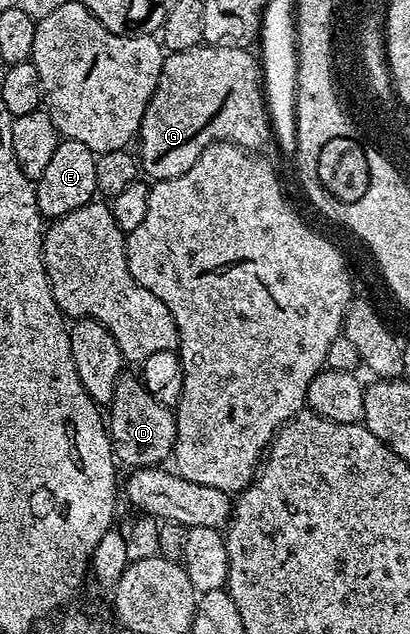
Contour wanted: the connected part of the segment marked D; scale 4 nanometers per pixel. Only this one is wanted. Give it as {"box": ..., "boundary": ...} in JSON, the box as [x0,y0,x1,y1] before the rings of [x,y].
{"box":[105,371,177,470],"boundary":[[[131,371],[124,372],[113,387],[113,399],[105,413],[107,435],[111,438],[111,452],[120,466],[131,465],[132,470],[159,467],[172,456],[177,439],[177,423],[172,406],[157,403],[143,386],[142,380]]]}

